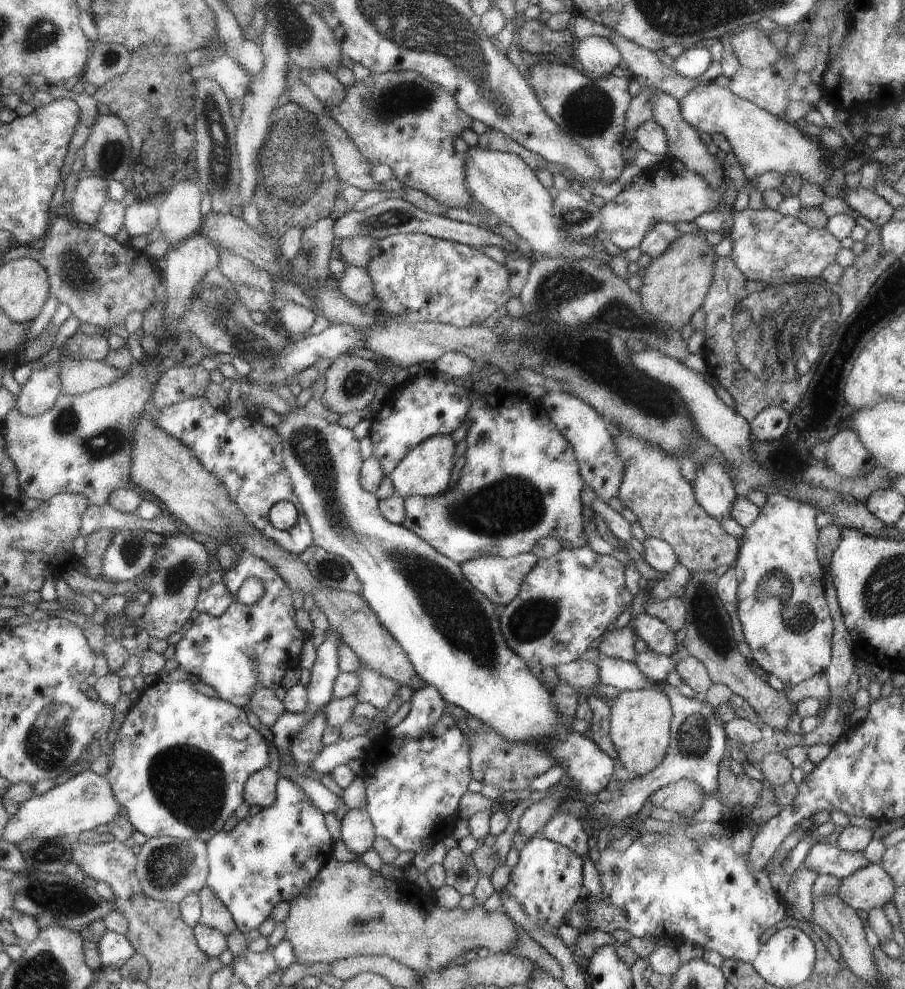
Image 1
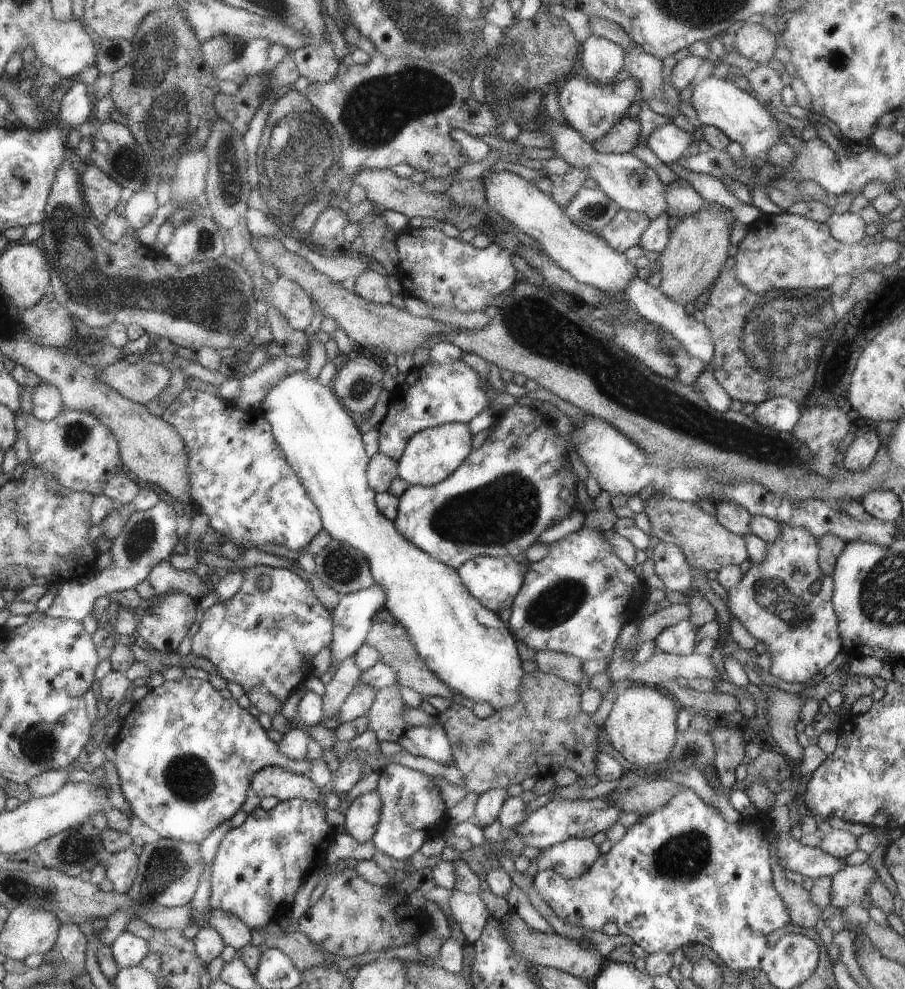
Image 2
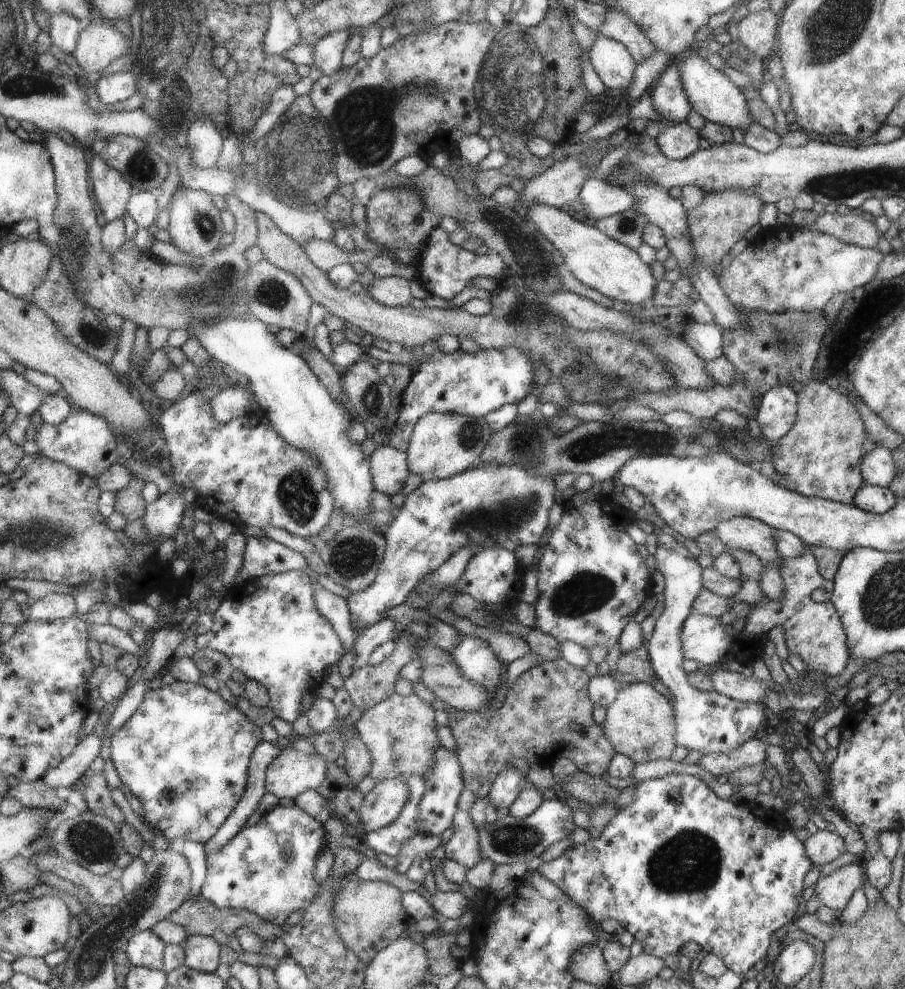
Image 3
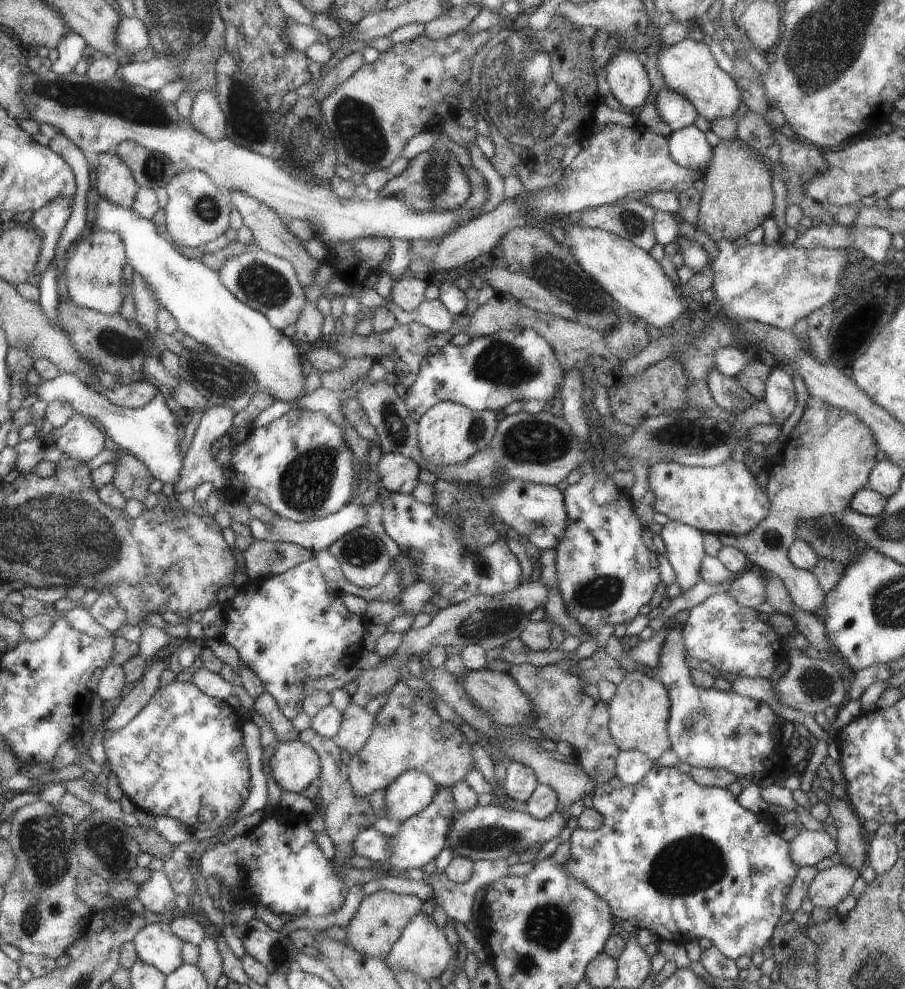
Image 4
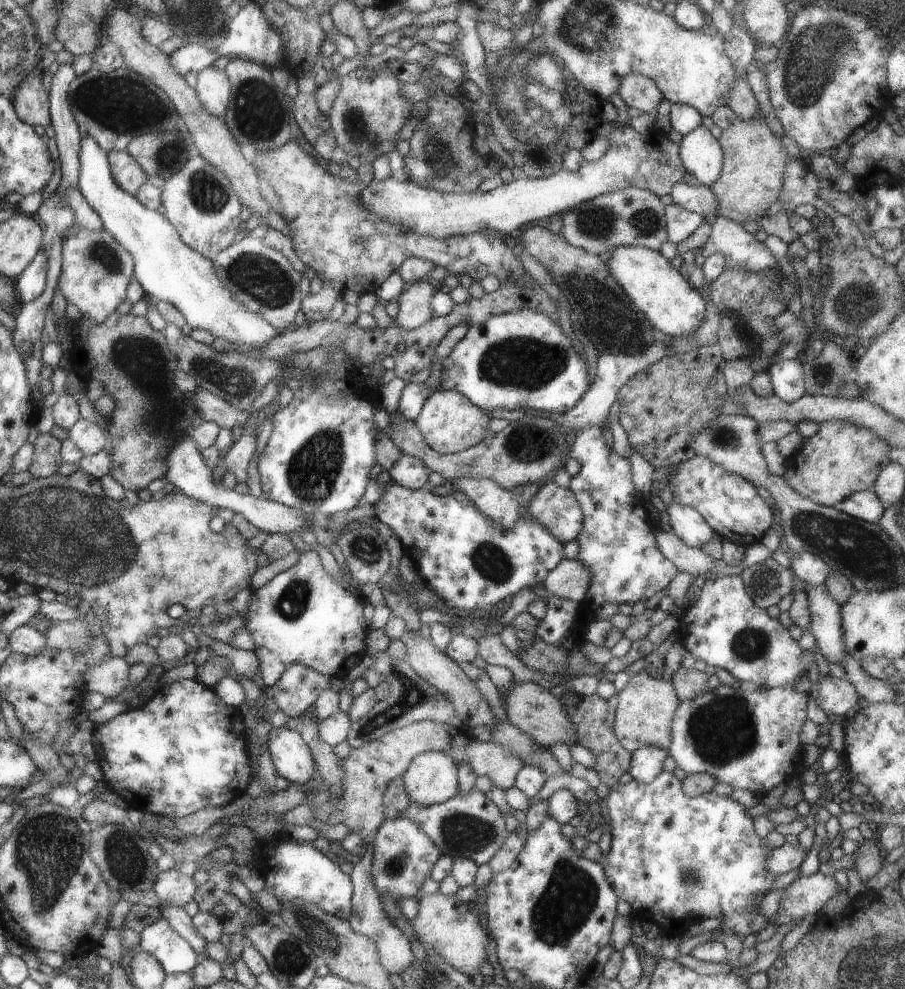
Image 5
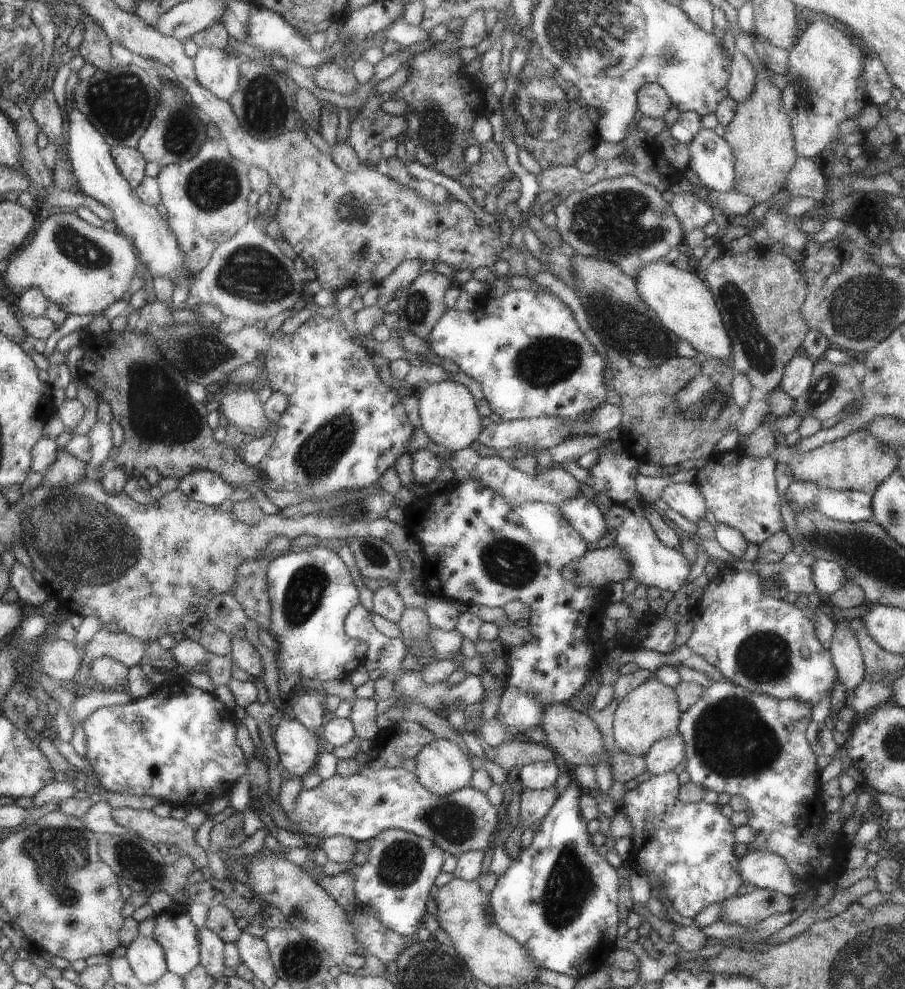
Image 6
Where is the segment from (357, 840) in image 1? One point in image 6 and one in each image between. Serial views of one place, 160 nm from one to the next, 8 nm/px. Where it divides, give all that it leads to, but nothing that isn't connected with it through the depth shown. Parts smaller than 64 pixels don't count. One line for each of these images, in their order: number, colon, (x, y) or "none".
2: (361, 820)
3: (380, 806)
4: (413, 790)
5: (432, 777)
6: (443, 767)

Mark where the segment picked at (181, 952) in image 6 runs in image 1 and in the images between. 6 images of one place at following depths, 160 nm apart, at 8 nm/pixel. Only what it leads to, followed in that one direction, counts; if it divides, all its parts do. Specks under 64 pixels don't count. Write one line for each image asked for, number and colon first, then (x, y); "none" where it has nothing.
1: (114, 949)
2: (127, 950)
3: (144, 949)
4: (155, 944)
5: (175, 954)

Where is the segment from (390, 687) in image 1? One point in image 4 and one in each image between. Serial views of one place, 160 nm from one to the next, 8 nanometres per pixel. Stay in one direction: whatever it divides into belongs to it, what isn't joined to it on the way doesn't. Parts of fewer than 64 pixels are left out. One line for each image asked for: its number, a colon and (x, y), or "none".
2: (385, 716)
3: (400, 732)
4: (408, 735)

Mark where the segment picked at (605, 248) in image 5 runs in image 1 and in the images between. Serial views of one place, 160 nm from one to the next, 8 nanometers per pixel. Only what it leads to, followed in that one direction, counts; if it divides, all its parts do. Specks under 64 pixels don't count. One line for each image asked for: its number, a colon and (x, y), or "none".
1: (669, 192)
2: (624, 230)
3: (627, 227)
4: (633, 221)

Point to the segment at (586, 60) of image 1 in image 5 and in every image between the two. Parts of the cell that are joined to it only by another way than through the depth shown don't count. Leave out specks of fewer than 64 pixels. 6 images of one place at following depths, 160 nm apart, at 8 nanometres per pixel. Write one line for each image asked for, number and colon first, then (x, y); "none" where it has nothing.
2: (603, 60)
3: (615, 66)
4: (626, 76)
5: (638, 91)

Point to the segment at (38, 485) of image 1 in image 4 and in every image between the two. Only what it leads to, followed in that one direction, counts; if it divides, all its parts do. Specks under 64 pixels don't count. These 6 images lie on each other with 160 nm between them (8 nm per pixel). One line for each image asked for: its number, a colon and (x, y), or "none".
2: (82, 453)
3: (83, 441)
4: (80, 438)

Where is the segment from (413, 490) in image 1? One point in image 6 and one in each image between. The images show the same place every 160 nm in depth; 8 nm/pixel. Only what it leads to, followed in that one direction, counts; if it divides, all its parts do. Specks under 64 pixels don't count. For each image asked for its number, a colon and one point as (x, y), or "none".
2: (433, 454)
3: (442, 445)
4: (447, 434)
5: (450, 423)
6: (450, 418)

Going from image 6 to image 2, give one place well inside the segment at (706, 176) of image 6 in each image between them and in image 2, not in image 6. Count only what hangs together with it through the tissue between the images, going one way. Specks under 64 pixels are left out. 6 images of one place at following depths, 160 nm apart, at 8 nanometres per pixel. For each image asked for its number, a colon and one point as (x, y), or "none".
2: (668, 142)
3: (678, 140)
4: (688, 146)
5: (701, 154)

